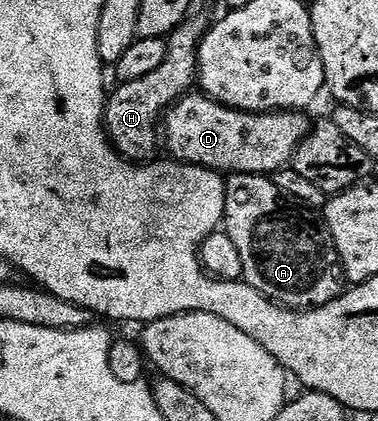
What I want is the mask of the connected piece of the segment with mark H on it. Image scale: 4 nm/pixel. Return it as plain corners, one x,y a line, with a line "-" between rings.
188,17
174,33
168,35
166,60
162,60
161,66
154,68
154,72
142,76
142,80
119,83
115,87
117,90
107,95
104,104
104,133
108,135
113,149
126,162
148,164
157,157
156,145
159,147
162,142
158,133
158,123
197,85
196,69
200,40
204,37
210,22
209,19
196,17

